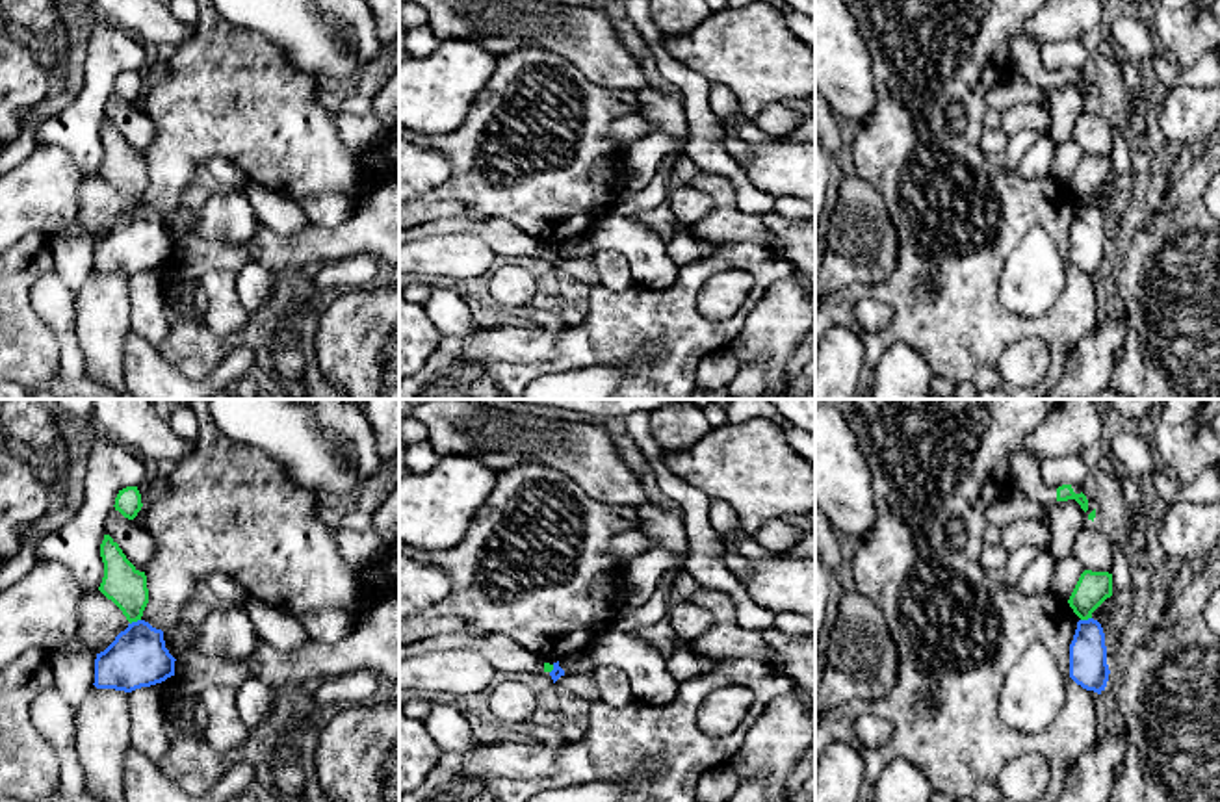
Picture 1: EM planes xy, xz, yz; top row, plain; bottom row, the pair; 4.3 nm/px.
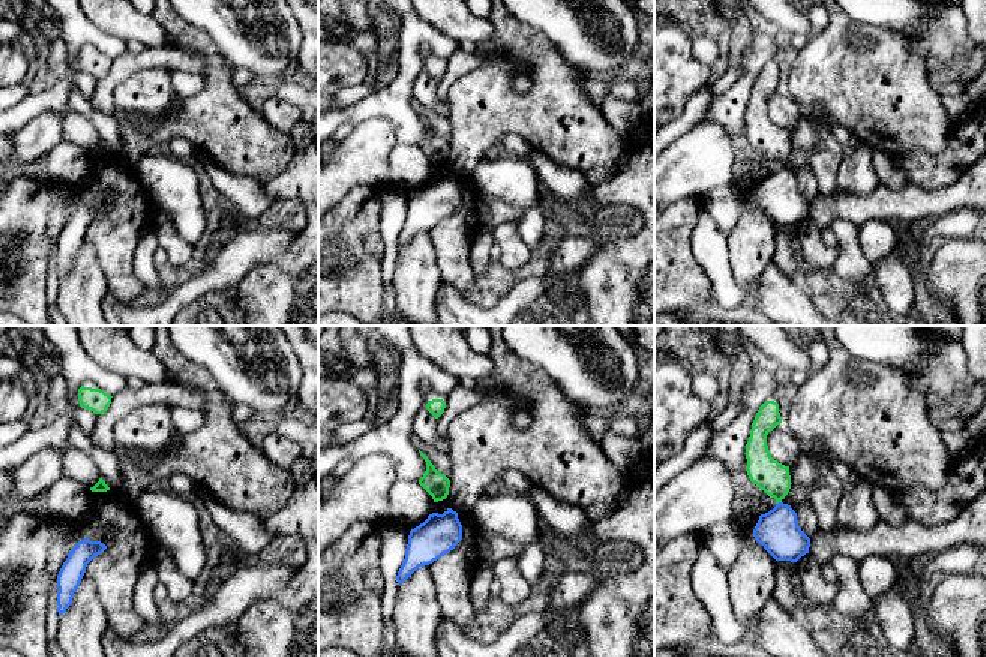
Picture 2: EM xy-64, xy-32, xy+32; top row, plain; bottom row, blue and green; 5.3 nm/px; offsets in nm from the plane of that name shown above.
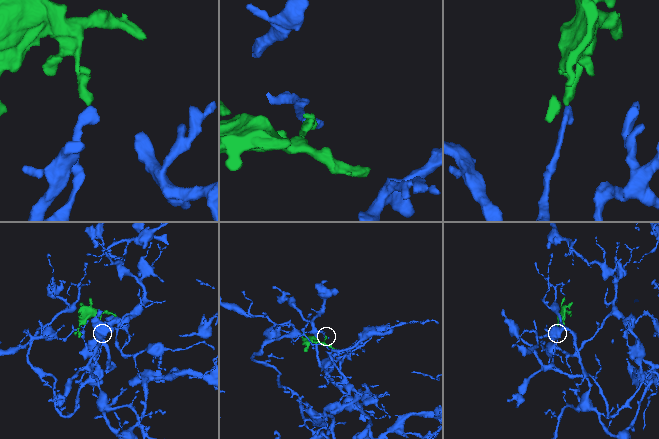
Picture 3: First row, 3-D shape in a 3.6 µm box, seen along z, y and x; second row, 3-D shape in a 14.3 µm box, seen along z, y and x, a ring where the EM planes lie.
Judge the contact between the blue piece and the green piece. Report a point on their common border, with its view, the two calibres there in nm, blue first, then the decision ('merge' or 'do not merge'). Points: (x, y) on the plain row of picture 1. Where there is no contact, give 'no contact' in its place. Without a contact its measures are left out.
contact xy (134, 206); calibres 260 and 180 nm; do not merge

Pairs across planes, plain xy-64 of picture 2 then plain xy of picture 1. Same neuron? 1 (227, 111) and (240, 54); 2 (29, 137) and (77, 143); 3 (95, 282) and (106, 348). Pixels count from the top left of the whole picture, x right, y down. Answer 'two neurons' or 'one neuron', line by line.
1: one neuron
2: two neurons
3: one neuron

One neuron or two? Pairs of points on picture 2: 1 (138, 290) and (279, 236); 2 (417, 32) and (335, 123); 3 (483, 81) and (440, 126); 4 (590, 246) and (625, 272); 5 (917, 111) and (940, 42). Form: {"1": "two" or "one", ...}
{"1": "two", "2": "one", "3": "two", "4": "two", "5": "two"}

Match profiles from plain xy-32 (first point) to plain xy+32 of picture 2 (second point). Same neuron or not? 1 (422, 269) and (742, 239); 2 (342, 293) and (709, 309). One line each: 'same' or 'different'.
1: same
2: different

